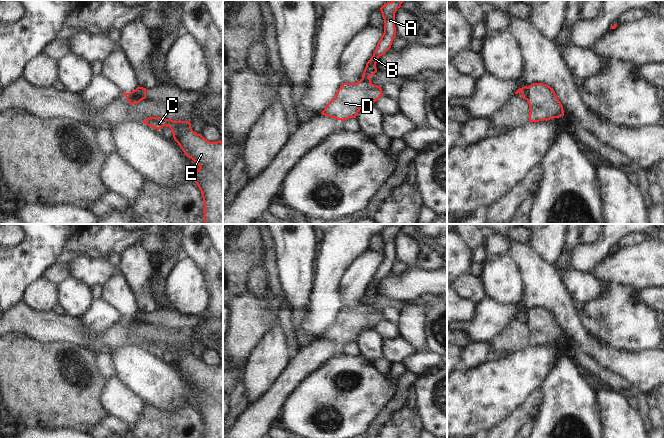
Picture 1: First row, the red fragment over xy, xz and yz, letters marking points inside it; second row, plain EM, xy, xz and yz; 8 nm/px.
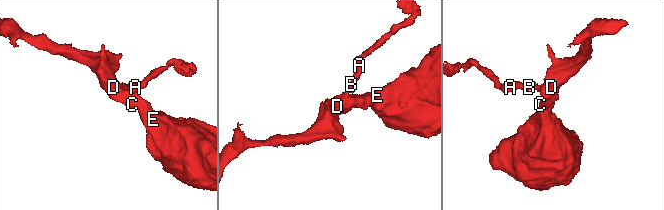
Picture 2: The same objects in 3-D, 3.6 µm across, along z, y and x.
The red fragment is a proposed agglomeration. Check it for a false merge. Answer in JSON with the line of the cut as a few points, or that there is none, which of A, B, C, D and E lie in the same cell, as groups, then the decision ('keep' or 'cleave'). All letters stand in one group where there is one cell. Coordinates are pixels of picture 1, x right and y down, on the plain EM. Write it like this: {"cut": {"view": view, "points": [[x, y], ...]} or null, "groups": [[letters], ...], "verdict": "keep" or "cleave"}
{"cut": {"view": "xy", "points": [[140, 311], [138, 319], [143, 322]]}, "groups": [["A", "B"], ["C", "D", "E"]], "verdict": "cleave"}

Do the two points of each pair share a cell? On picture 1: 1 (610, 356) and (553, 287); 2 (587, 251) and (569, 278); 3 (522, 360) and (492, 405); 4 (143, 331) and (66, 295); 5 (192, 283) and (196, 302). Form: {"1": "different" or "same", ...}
{"1": "same", "2": "different", "3": "same", "4": "different", "5": "same"}

